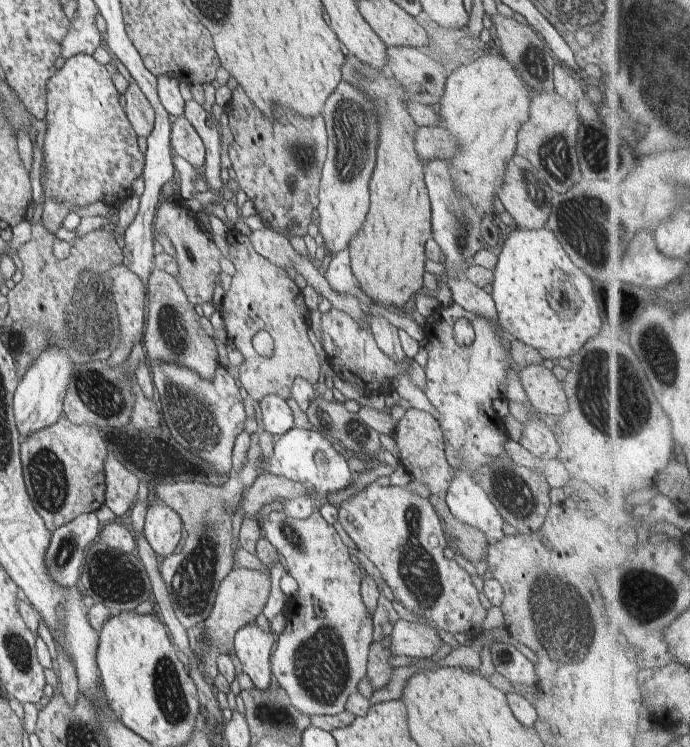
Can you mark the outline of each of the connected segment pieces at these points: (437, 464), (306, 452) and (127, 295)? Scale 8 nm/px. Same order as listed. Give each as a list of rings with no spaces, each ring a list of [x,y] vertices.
[[[410,408],[398,421],[393,438],[400,450],[398,462],[404,464],[404,468],[412,478],[417,479],[436,496],[447,492],[452,482],[452,468],[445,454],[446,441],[436,416],[420,409]]]
[[[292,427],[288,432],[282,435],[282,438],[273,444],[274,454],[268,460],[268,468],[272,474],[283,475],[290,480],[301,481],[309,493],[306,496],[294,498],[291,501],[284,501],[284,511],[288,516],[308,518],[310,514],[314,514],[319,507],[326,503],[324,496],[344,488],[351,488],[352,471],[350,470],[348,461],[338,453],[330,441],[324,437],[322,432],[312,429]]]
[[[124,263],[109,270],[112,302],[116,306],[117,322],[120,324],[118,348],[106,360],[108,366],[119,366],[128,358],[134,342],[141,342],[146,316],[146,296],[142,280],[130,272]]]

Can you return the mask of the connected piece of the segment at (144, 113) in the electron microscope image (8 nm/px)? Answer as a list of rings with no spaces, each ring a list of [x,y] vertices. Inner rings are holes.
[[[134,79],[129,81],[124,95],[123,108],[137,136],[147,138],[154,128],[155,112]]]

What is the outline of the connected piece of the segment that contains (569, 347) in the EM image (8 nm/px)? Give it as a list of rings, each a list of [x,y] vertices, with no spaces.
[[[514,227],[502,243],[493,272],[491,296],[503,330],[538,350],[544,359],[571,358],[590,336],[600,332],[602,320],[592,282],[570,260],[552,230]]]

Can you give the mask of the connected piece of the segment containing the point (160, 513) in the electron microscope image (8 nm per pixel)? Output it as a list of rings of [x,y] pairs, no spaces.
[[[152,500],[146,512],[143,534],[160,559],[174,554],[182,535],[180,516],[166,504]]]

